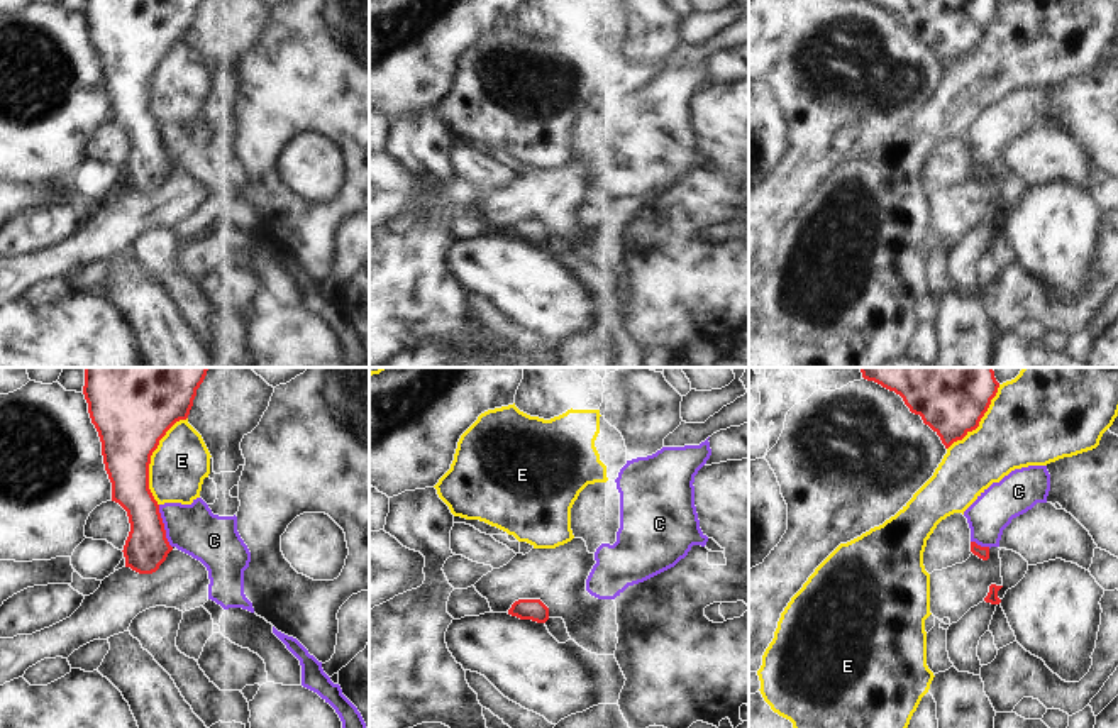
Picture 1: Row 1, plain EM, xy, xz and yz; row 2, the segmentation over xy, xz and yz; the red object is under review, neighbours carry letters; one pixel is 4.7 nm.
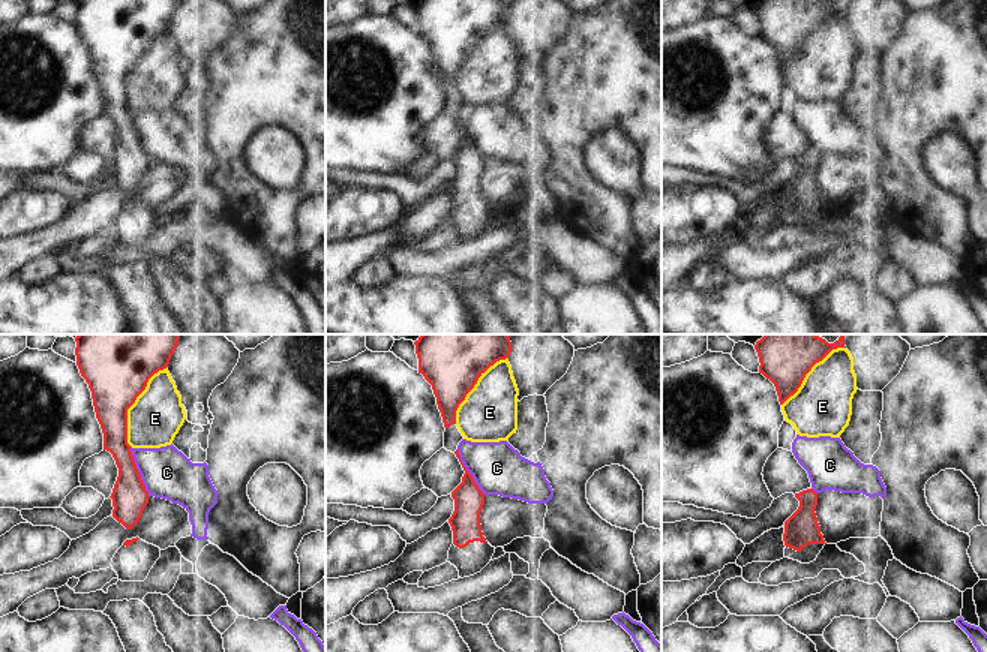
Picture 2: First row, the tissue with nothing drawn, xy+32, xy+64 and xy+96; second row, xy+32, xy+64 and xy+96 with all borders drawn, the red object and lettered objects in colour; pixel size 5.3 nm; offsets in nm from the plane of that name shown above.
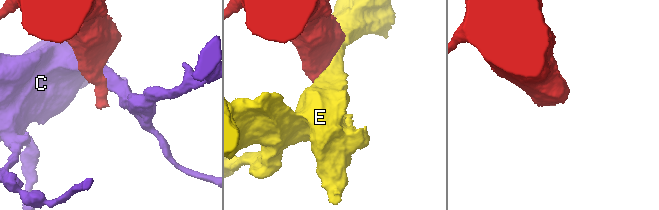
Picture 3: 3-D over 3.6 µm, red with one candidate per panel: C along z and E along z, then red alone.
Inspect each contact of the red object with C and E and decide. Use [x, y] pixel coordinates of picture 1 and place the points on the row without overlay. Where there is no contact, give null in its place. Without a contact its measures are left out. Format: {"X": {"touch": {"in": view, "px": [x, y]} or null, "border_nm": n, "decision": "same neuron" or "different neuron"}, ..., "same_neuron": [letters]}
{"C": {"touch": {"in": "xy", "px": [163, 148]}, "border_nm": 220, "decision": "different neuron"}, "E": {"touch": {"in": "xy", "px": [149, 80]}, "border_nm": 440, "decision": "different neuron"}, "same_neuron": []}

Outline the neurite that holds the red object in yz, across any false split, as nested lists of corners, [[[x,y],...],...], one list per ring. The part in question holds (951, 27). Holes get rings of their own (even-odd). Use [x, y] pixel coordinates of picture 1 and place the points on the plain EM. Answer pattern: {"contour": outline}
{"contour": [[[867,0],[894,12],[920,36],[945,69],[979,47],[999,3],[996,0]]]}

